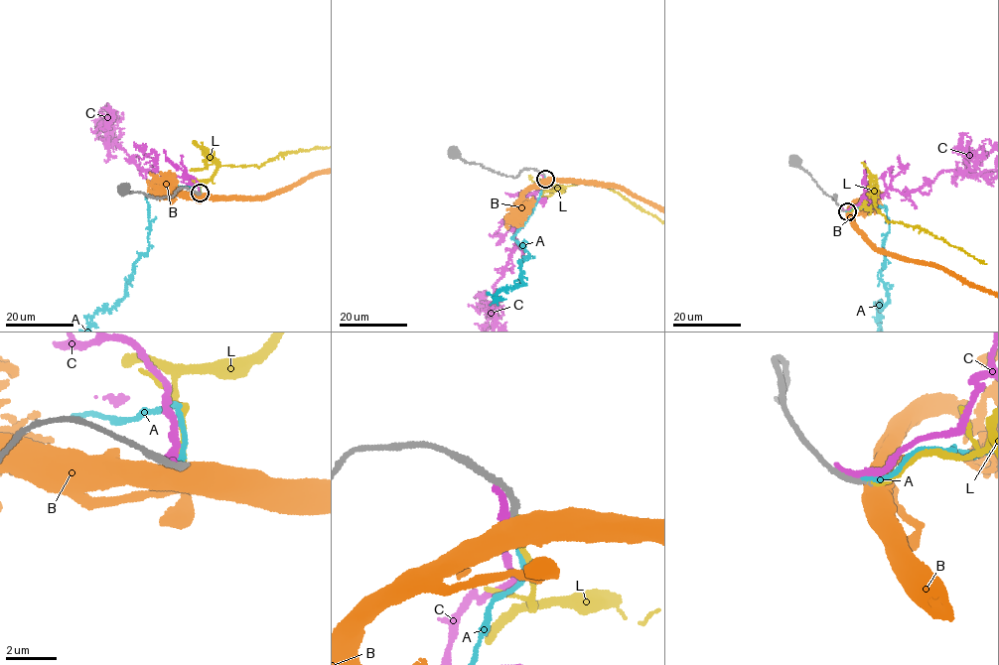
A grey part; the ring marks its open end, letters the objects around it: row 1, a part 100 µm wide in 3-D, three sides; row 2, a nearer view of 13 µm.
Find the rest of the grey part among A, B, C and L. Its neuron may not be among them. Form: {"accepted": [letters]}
{"accepted": ["L"]}

